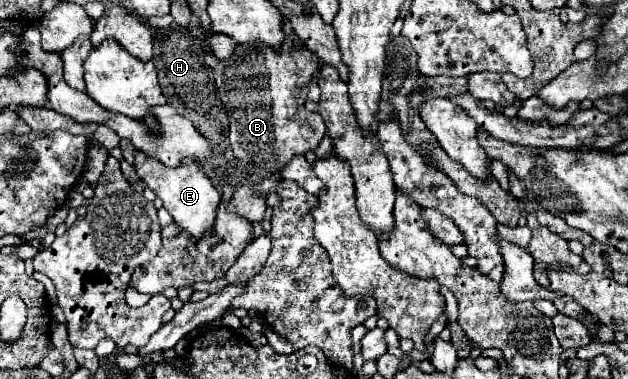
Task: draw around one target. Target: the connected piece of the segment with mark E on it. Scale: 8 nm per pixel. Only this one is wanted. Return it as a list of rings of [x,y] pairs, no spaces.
[[[137,150],[135,152],[135,170],[137,170],[137,176],[163,200],[163,206],[169,210],[169,214],[179,224],[179,228],[183,228],[185,232],[189,232],[195,238],[203,236],[207,230],[213,228],[215,212],[221,202],[219,200],[221,194],[215,190],[215,186],[211,184],[211,180],[205,176],[205,172],[199,168],[197,162],[183,160],[183,164],[179,164],[177,168],[169,168],[169,166],[161,164],[159,160],[153,160],[145,152]]]

